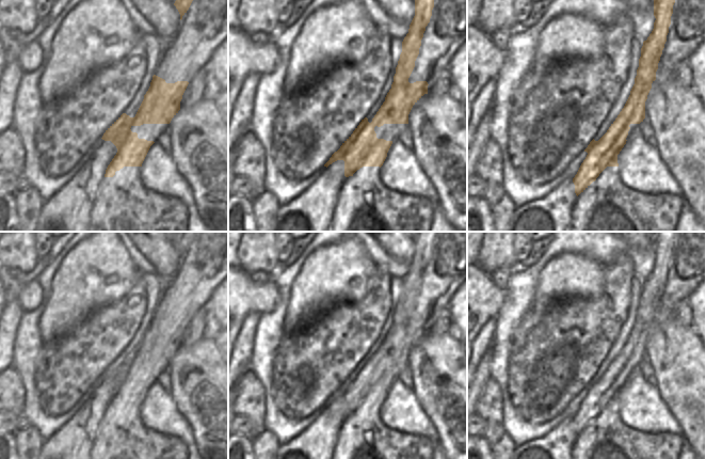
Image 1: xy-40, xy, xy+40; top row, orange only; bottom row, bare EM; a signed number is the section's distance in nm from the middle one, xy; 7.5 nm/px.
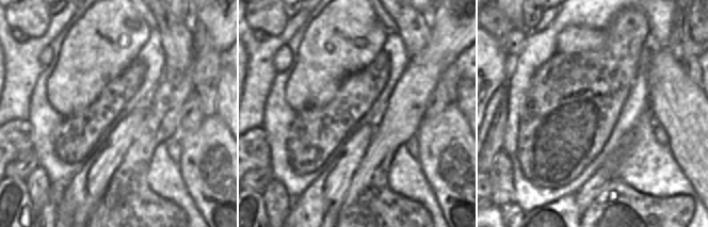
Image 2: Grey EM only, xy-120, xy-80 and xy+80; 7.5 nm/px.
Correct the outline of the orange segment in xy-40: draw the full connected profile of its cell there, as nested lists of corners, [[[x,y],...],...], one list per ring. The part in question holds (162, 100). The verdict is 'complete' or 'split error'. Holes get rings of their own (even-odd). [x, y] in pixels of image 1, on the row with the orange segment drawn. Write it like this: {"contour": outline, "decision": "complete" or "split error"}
{"contour": [[[154,75],[150,86],[134,117],[130,117],[123,113],[103,133],[102,140],[111,141],[117,148],[117,153],[108,165],[105,177],[113,177],[116,171],[124,167],[142,167],[142,163],[150,148],[155,143],[145,139],[139,139],[137,132],[131,131],[132,126],[141,126],[143,124],[170,124],[172,118],[180,110],[180,101],[188,86],[188,81],[177,81],[175,83],[166,83],[164,79]]], "decision": "complete"}

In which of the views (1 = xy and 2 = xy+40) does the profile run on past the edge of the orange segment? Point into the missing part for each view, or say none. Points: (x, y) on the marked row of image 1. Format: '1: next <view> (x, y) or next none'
1: next none
2: next none

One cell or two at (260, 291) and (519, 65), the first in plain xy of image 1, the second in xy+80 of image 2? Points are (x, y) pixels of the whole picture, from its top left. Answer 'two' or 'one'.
two

